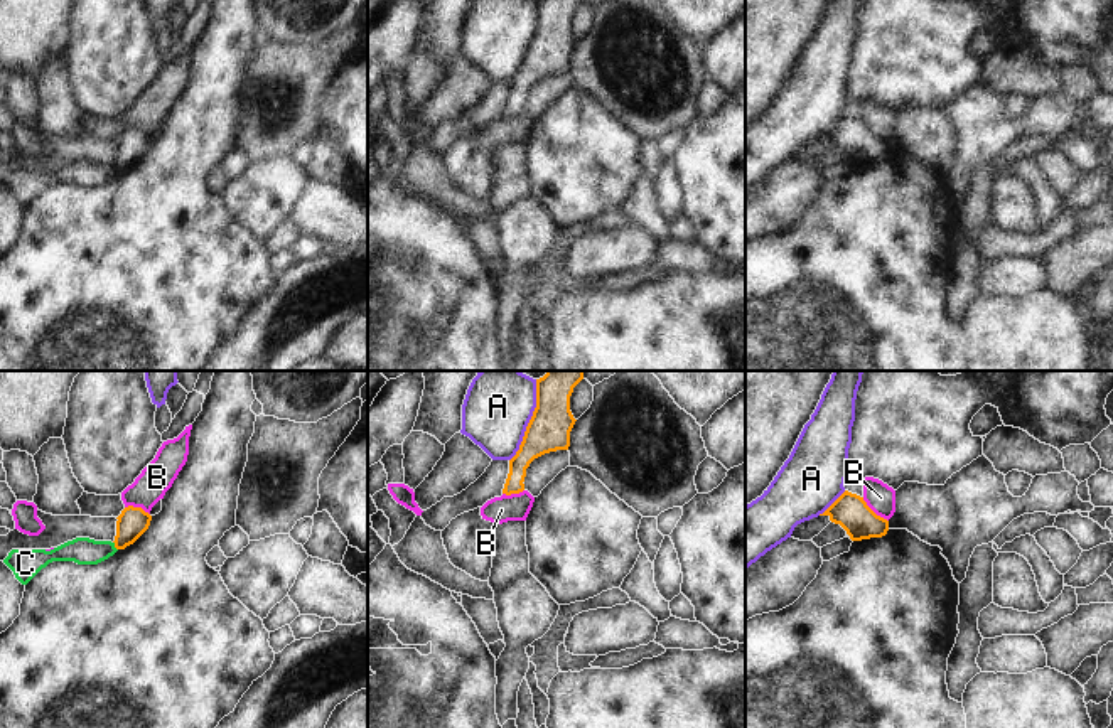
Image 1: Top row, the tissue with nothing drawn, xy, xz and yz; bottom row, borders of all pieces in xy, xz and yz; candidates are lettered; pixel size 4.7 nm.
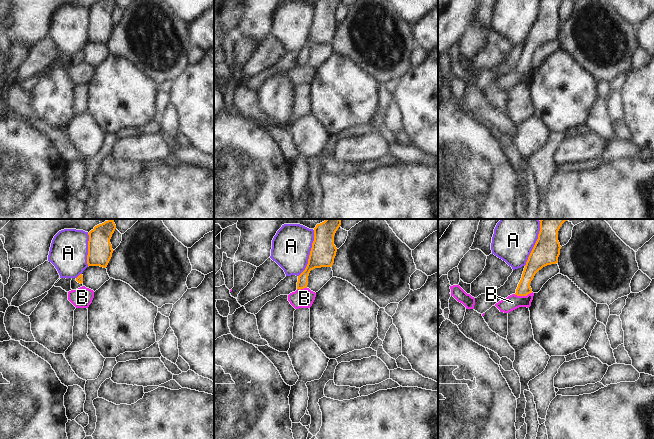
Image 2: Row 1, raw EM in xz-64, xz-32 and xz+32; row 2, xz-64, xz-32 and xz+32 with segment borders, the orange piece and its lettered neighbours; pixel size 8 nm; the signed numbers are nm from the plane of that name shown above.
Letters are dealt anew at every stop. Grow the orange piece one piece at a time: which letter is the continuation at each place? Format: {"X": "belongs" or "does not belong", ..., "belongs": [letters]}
{"A": "does not belong", "B": "does not belong", "C": "does not belong", "belongs": []}

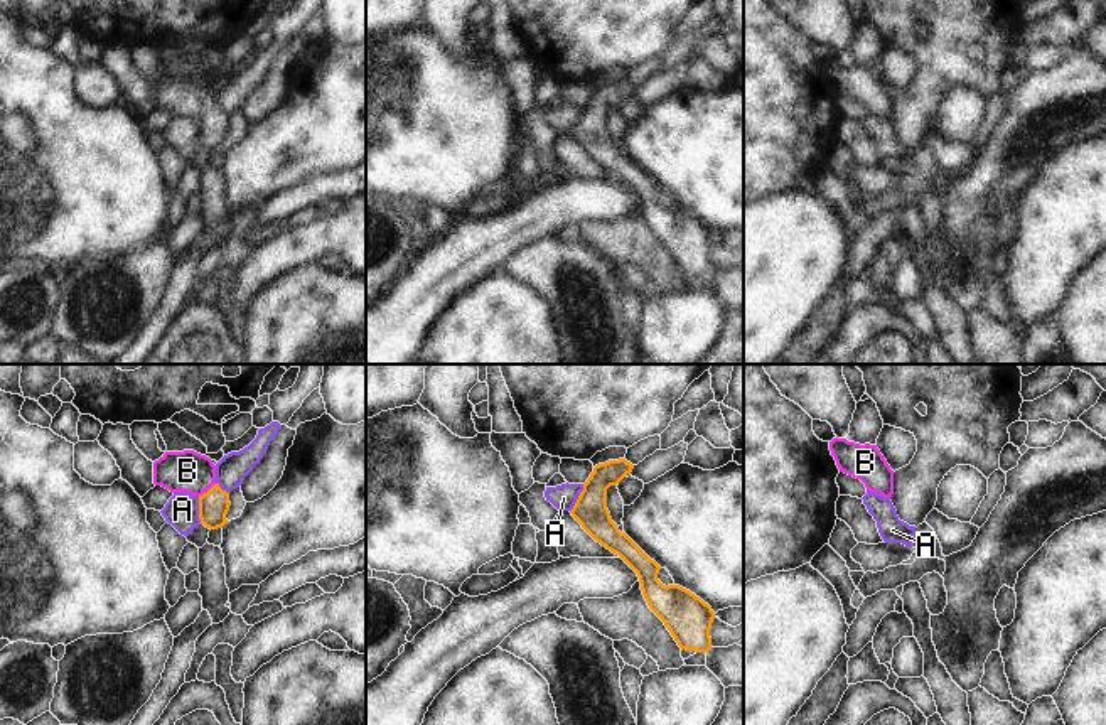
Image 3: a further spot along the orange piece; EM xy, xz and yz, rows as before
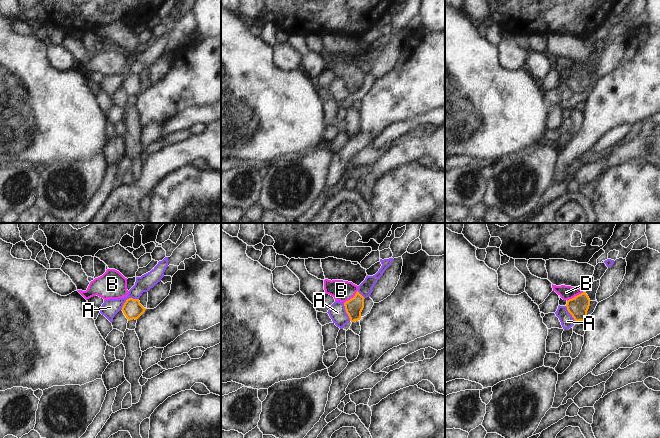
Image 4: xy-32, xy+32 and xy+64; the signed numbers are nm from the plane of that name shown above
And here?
{"A": "does not belong", "B": "belongs", "belongs": ["B"]}

